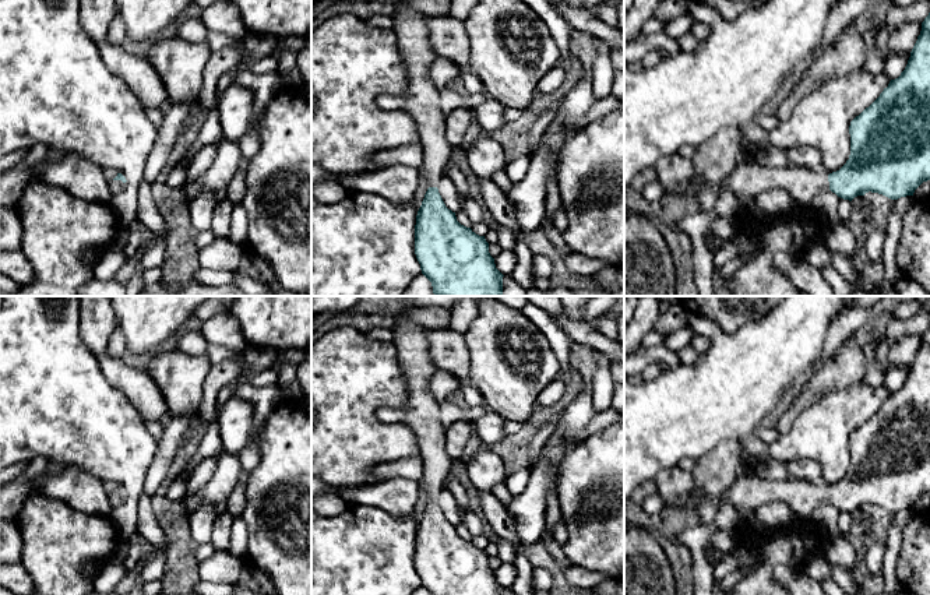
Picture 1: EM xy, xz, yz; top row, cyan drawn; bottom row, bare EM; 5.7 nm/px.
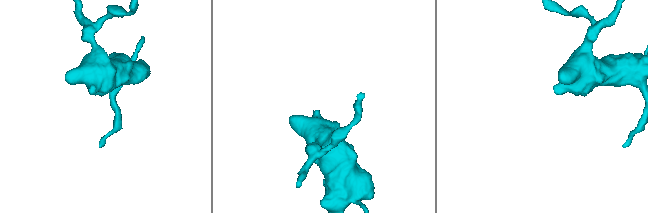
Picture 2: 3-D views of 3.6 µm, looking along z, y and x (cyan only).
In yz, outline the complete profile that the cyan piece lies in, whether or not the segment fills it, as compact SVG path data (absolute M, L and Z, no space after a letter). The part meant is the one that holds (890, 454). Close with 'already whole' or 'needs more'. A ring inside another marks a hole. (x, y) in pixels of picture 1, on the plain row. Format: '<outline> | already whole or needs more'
M930 325L922 335L905 383L850 434L849 447L850 468L836 485L827 487L822 482L813 483L796 478L765 480L757 475L737 475L721 496L719 506L732 504L737 513L755 513L764 504L781 500L804 518L811 518L818 507L829 503L849 514L869 504L891 513L913 508L923 494L930 493Z | needs more

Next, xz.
M404 317L394 321L391 331L394 334L392 344L398 352L398 363L408 384L408 401L404 408L378 411L378 418L385 423L408 425L416 433L419 441L423 461L423 473L419 483L429 499L415 538L415 567L422 587L430 595L503 595L504 588L496 581L485 549L479 549L471 541L461 538L455 525L445 520L437 501L450 472L451 458L445 451L445 427L440 420L440 402L429 388L430 379L437 369L429 355L426 328Z | needs more

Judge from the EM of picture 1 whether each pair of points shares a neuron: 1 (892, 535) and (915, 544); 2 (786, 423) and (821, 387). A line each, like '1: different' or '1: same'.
1: different
2: same

